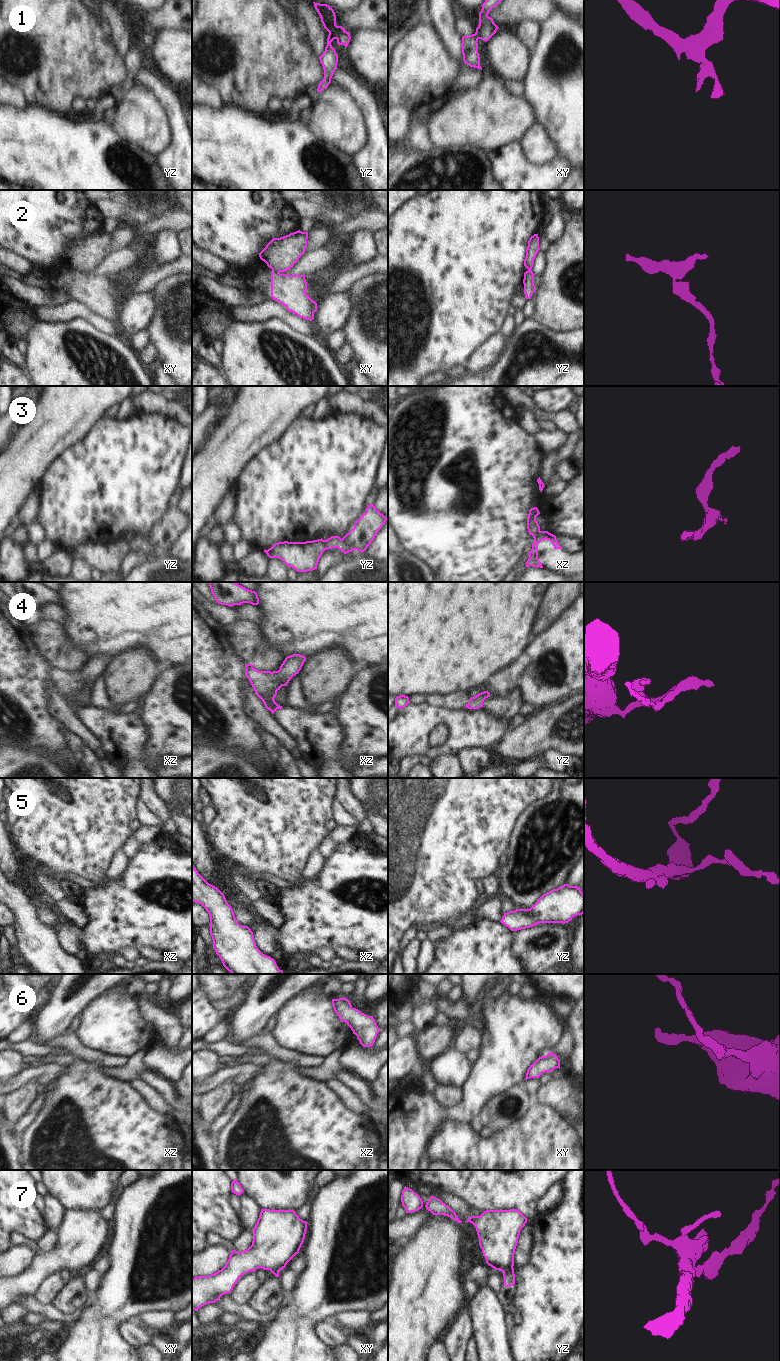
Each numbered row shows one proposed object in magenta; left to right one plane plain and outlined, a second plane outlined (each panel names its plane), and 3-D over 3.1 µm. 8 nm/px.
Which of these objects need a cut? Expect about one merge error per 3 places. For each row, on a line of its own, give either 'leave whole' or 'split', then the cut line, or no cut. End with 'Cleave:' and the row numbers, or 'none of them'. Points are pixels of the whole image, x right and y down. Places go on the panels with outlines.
1: leave whole; no cut
2: split; cut in xy along (272, 269), (278, 272)
3: split; cut in yz along (342, 538), (352, 549)
4: leave whole; no cut
5: leave whole; no cut
6: leave whole; no cut
7: split; cut in yz along (512, 1266), (502, 1271)
Cleave: 2, 3, 7

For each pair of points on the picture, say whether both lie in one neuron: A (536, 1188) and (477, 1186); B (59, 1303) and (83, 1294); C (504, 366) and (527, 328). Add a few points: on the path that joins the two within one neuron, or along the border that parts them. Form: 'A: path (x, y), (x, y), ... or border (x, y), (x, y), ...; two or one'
A: path (521, 1186), (492, 1186); one
B: path (65, 1301), (74, 1294), (77, 1294); one
C: path (513, 357), (521, 349), (527, 337); one

